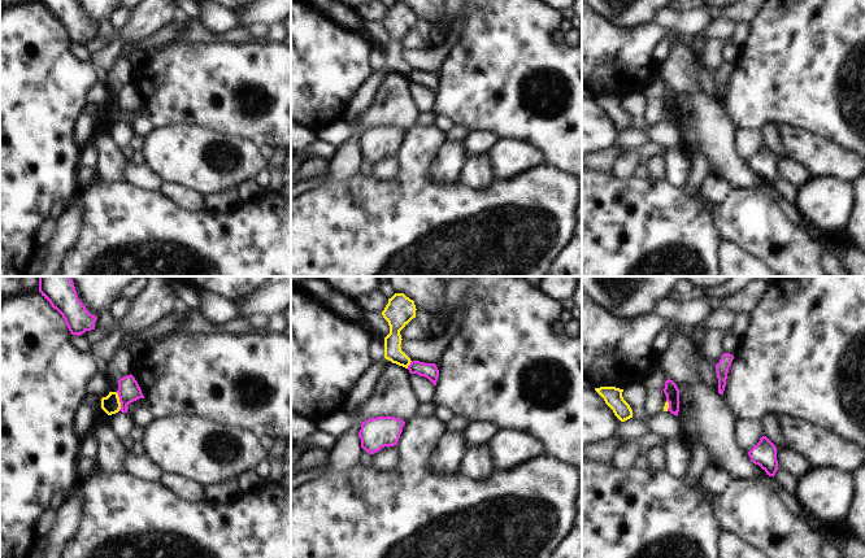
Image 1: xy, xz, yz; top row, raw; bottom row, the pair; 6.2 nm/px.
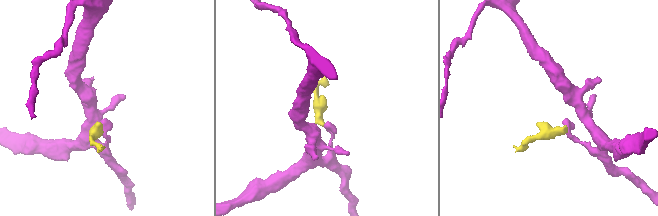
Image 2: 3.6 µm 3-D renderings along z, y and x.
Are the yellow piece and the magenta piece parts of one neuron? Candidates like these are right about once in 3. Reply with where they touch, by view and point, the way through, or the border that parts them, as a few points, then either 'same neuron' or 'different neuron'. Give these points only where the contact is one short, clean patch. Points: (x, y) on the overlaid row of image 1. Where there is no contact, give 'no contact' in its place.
contact xy (118, 401); border xy (116, 392), (120, 400), (120, 410); different neuron

